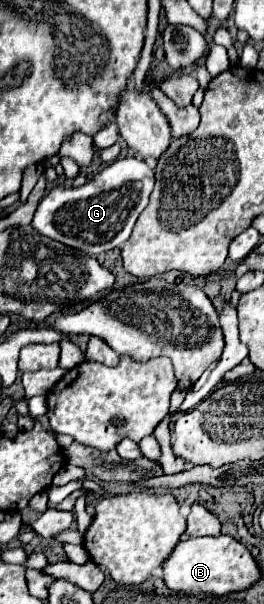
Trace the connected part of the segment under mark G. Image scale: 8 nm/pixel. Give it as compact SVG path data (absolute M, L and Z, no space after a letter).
M136 157L116 159L82 187L54 187L38 205L32 227L42 235L90 255L120 247L132 233L154 189L154 171Z

